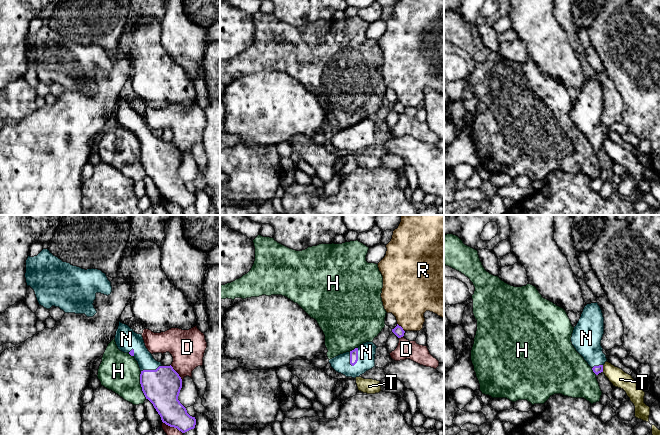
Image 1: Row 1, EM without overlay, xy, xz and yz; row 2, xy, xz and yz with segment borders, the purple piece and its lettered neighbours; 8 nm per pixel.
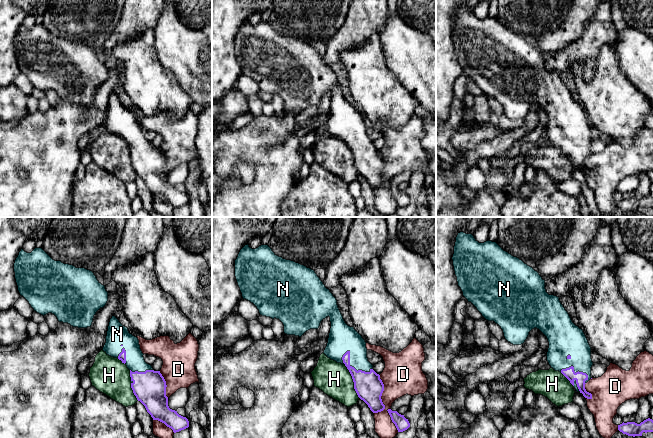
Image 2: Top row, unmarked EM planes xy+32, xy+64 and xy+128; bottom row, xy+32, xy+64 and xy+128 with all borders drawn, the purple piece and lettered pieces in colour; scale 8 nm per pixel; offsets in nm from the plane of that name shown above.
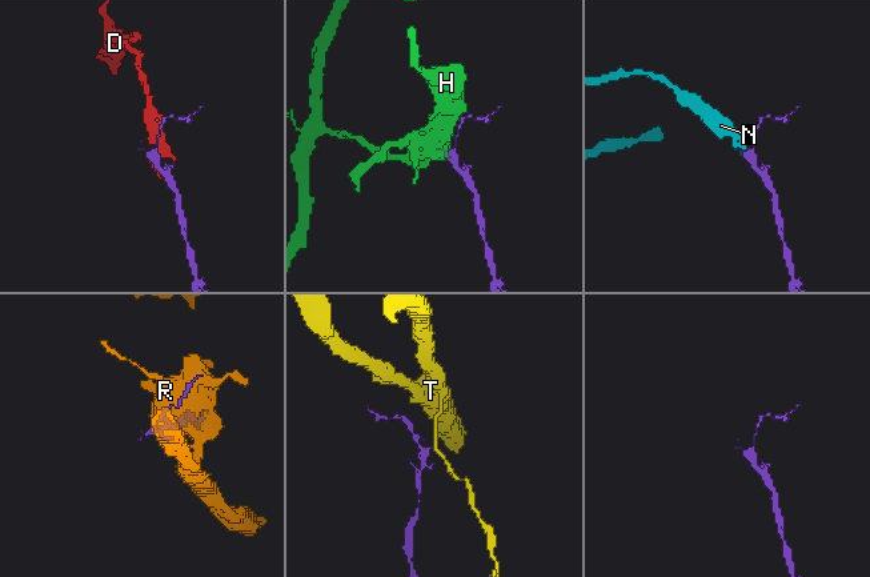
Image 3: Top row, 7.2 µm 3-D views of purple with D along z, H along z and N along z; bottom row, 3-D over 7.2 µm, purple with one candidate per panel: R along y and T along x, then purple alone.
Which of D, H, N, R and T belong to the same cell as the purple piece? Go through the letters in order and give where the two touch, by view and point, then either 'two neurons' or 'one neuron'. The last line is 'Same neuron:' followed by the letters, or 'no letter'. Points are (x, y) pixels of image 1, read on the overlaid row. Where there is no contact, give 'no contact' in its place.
D: xy (177, 373) | two neurons
H: xy (141, 385) | two neurons
N: xz (357, 357) | one neuron
R: xz (401, 327) | two neurons
T: yz (602, 368) | two neurons
Same neuron: N

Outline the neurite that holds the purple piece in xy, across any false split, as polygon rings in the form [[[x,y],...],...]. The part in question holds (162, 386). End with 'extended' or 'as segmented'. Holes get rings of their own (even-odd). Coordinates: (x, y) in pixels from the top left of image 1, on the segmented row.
[[[119,321],[115,335],[118,349],[129,353],[138,362],[142,391],[154,406],[163,423],[185,433],[195,428],[196,419],[187,413],[178,400],[182,379],[170,366],[156,361],[145,346],[141,334]]] | extended

